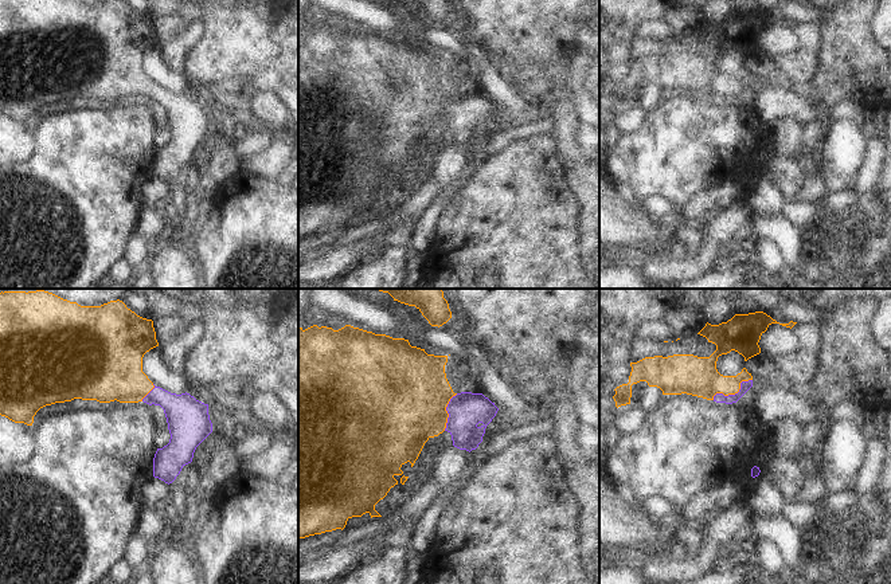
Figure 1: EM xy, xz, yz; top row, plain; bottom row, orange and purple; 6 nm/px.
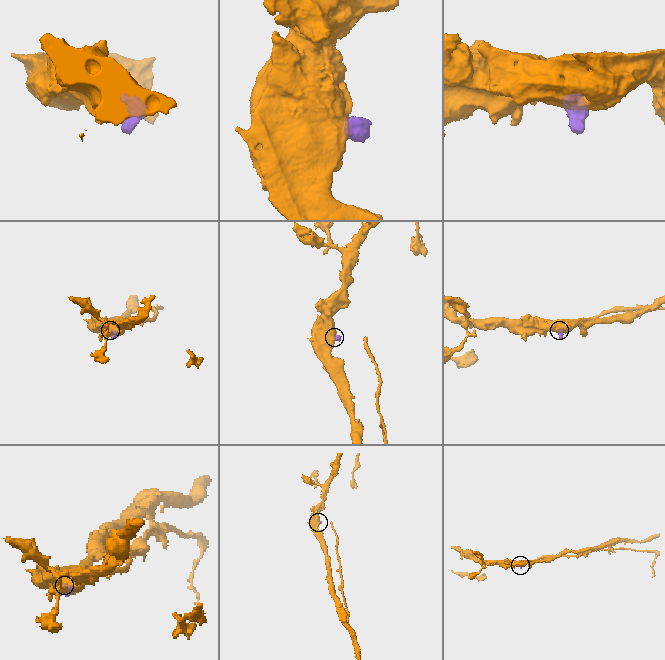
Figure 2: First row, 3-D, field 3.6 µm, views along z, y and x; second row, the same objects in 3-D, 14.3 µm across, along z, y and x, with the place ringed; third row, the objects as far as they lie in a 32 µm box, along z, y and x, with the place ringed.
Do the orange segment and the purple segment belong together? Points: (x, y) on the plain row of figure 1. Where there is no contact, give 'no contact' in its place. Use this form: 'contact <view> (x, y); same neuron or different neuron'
contact yz (734, 93); same neuron

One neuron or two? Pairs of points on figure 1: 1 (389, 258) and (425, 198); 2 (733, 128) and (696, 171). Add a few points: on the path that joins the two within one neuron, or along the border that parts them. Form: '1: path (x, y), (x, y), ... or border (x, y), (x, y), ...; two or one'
1: border (386, 245), (398, 245), (406, 258); two
2: path (722, 138), (699, 160); one

